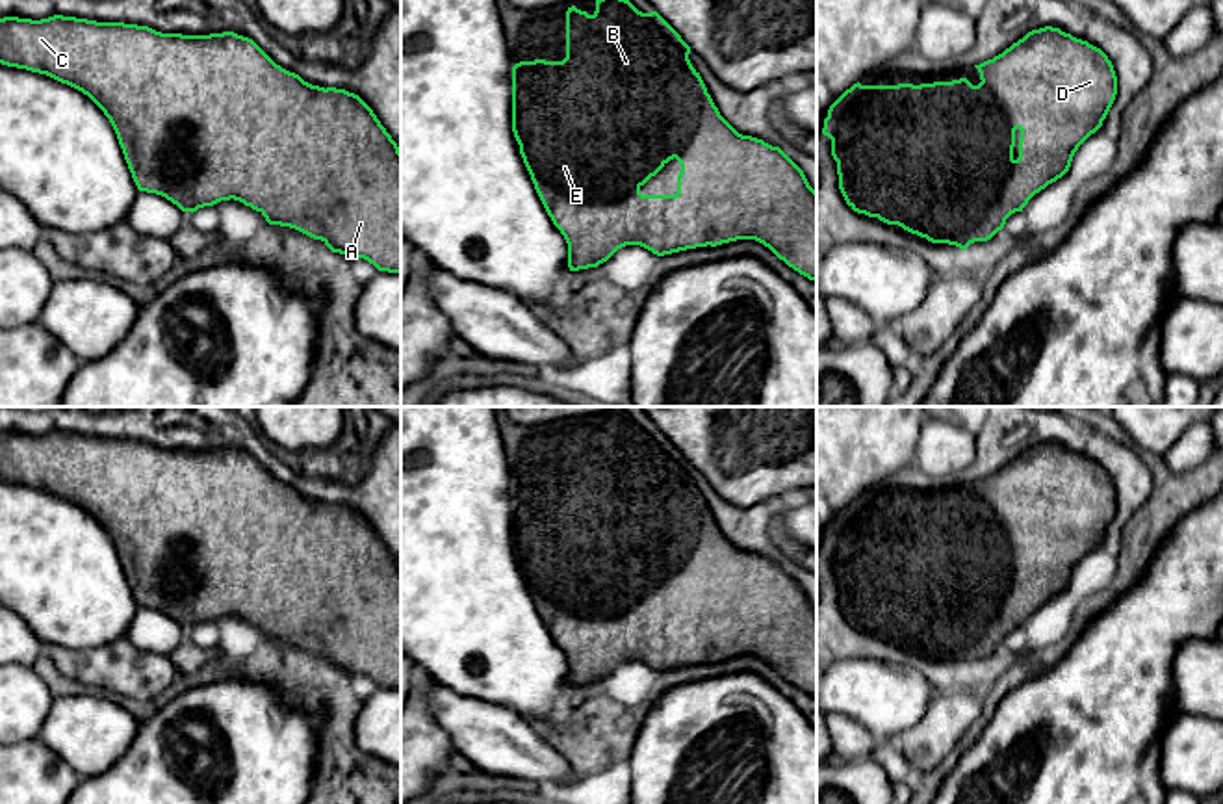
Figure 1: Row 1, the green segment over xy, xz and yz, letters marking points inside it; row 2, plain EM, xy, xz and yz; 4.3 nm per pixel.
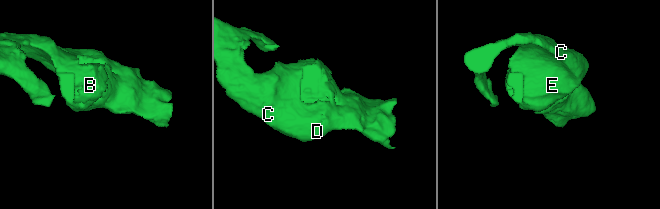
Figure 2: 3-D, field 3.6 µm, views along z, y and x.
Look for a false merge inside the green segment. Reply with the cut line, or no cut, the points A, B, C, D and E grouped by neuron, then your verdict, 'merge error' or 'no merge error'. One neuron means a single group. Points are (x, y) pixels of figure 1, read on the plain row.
no cut; A B C D E; no merge error

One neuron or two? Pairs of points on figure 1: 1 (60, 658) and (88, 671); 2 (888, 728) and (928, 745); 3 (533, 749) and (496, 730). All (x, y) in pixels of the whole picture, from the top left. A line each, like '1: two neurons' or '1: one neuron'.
1: one neuron
2: two neurons
3: one neuron

